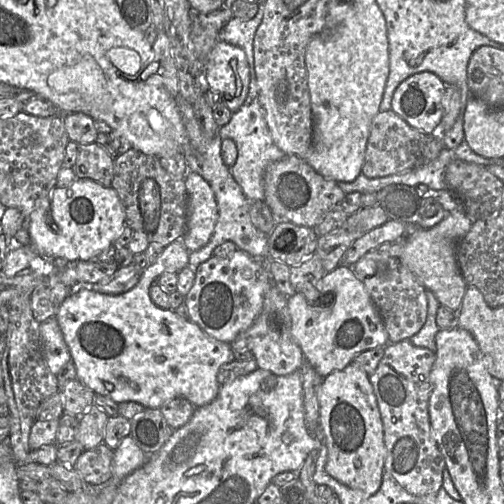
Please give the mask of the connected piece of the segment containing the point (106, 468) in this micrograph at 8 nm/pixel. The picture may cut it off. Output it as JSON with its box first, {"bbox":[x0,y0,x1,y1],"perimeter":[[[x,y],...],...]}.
{"bbox":[74,442,114,485],"perimeter":[[[104,442],[85,450],[74,467],[86,485],[101,485],[107,482],[112,471],[114,451]]]}

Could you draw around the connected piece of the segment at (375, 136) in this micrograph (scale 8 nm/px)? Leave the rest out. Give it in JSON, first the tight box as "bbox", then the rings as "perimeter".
{"bbox":[361,111,431,178],"perimeter":[[[393,111],[379,112],[371,122],[361,174],[379,178],[406,173],[421,165],[421,154],[431,134],[411,127]]]}

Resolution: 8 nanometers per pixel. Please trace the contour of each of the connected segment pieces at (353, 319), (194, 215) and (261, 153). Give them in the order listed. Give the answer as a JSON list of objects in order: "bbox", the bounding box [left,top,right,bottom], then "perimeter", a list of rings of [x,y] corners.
[{"bbox":[288,264,390,378],"perimeter":[[[341,264],[331,272],[326,272],[318,282],[316,290],[316,293],[311,294],[317,296],[314,302],[308,301],[305,295],[298,292],[288,297],[288,310],[292,321],[292,335],[303,352],[305,362],[310,364],[321,378],[344,369],[361,352],[385,347],[390,343],[383,321],[369,293],[350,266]]]},{"bbox":[182,171,218,252],"perimeter":[[[188,171],[184,177],[188,203],[187,226],[182,242],[189,252],[205,246],[211,238],[218,218],[214,192],[199,174]]]},{"bbox":[219,72,285,200],"perimeter":[[[250,72],[249,92],[244,104],[232,114],[228,124],[219,128],[219,136],[232,140],[237,148],[237,160],[230,168],[231,174],[248,200],[265,199],[263,176],[267,167],[282,159],[285,154],[274,143],[258,100],[255,72]]]}]

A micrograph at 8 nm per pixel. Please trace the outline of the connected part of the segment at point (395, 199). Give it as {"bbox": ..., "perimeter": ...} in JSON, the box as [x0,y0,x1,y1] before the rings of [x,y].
{"bbox":[378,184,446,229],"perimeter":[[[391,184],[381,189],[378,194],[378,202],[389,220],[397,221],[406,226],[417,226],[422,229],[430,229],[439,224],[446,212],[437,200],[438,191],[429,189],[425,196],[433,197],[433,205],[437,212],[429,218],[420,216],[420,197],[413,186],[404,184]]]}

